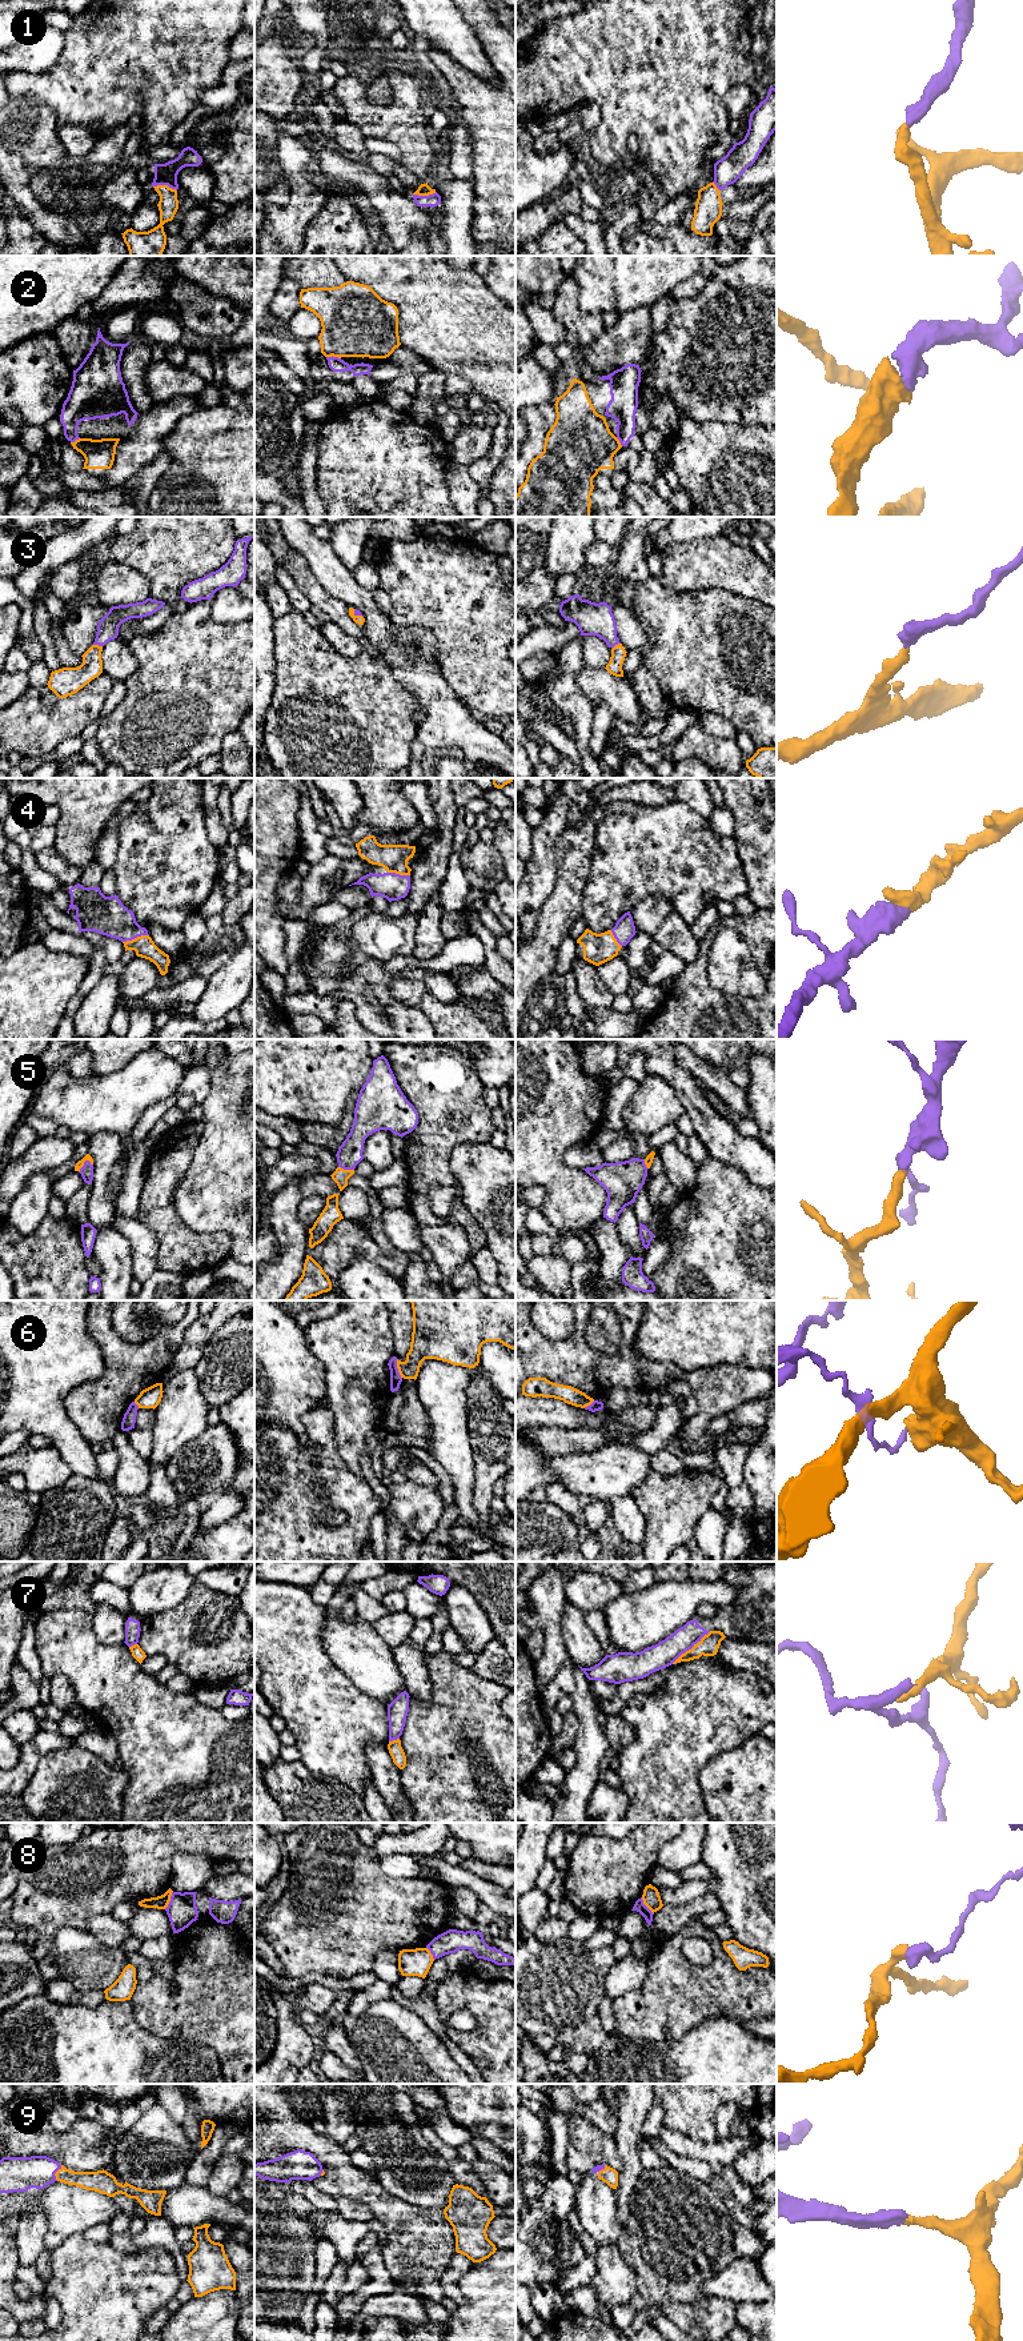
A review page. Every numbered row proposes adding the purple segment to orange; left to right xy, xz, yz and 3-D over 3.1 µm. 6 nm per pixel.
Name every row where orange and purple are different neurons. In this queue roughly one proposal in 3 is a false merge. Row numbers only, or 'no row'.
6, 7, 8

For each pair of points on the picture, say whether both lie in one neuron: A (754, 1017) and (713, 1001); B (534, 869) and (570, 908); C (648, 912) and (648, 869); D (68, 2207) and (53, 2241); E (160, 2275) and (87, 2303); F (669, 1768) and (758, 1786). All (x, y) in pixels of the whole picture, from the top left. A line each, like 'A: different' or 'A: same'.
A: same
B: different
C: different
D: same
E: same
F: different

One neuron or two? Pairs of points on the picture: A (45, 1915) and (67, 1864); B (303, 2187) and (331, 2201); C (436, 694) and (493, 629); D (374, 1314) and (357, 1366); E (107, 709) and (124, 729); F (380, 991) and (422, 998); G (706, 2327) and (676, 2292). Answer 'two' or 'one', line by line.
A: one
B: one
C: two
D: one
E: two
F: two
G: two

